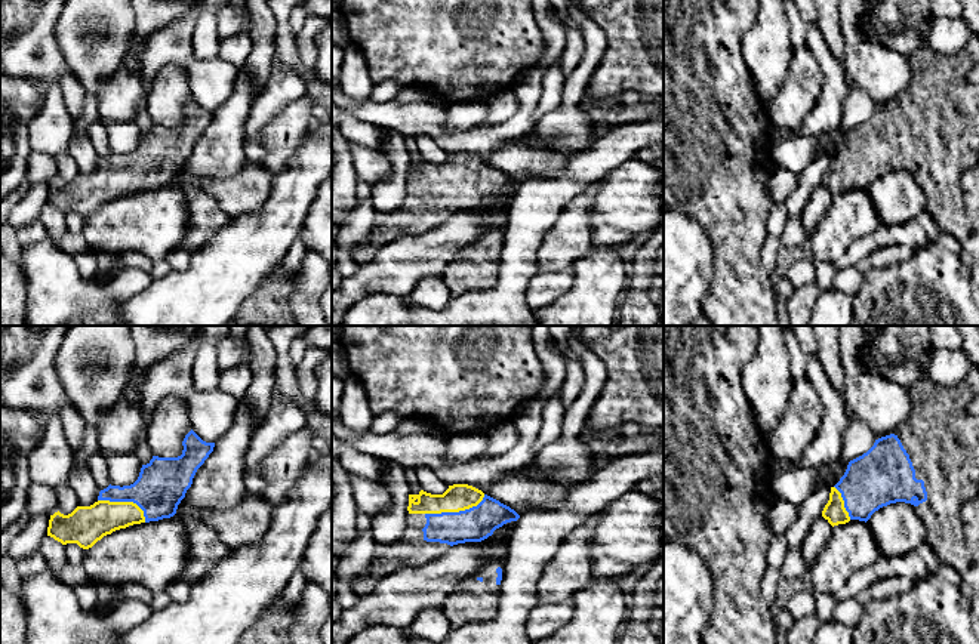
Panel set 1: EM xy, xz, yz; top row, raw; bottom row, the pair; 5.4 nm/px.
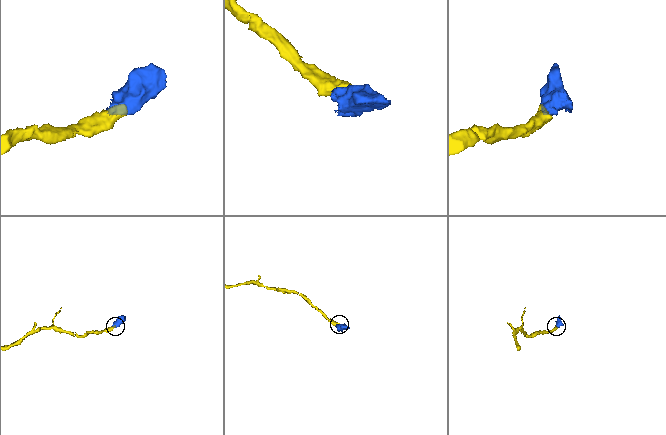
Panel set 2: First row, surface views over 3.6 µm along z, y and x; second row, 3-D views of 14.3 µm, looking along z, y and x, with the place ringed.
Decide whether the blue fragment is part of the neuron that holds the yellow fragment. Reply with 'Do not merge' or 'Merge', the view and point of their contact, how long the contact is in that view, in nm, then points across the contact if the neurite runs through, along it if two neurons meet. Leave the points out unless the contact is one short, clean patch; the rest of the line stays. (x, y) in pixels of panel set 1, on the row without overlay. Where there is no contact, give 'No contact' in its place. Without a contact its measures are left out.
Merge. Touches yellow at xz (455, 179). Shared border 340 nm. Path across: xz (456, 166), (455, 179), (464, 182), (474, 193)

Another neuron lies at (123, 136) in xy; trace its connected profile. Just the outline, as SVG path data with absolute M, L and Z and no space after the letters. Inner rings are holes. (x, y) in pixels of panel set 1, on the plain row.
M114 121L105 127L111 154L130 154L138 148L142 133L135 121Z

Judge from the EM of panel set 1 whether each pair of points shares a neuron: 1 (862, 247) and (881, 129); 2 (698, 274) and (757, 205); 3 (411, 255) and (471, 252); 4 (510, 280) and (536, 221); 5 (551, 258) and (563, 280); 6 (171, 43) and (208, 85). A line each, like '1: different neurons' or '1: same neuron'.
1: different neurons
2: different neurons
3: different neurons
4: same neuron
5: different neurons
6: same neuron

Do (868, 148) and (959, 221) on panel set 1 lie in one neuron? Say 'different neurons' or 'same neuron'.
same neuron

